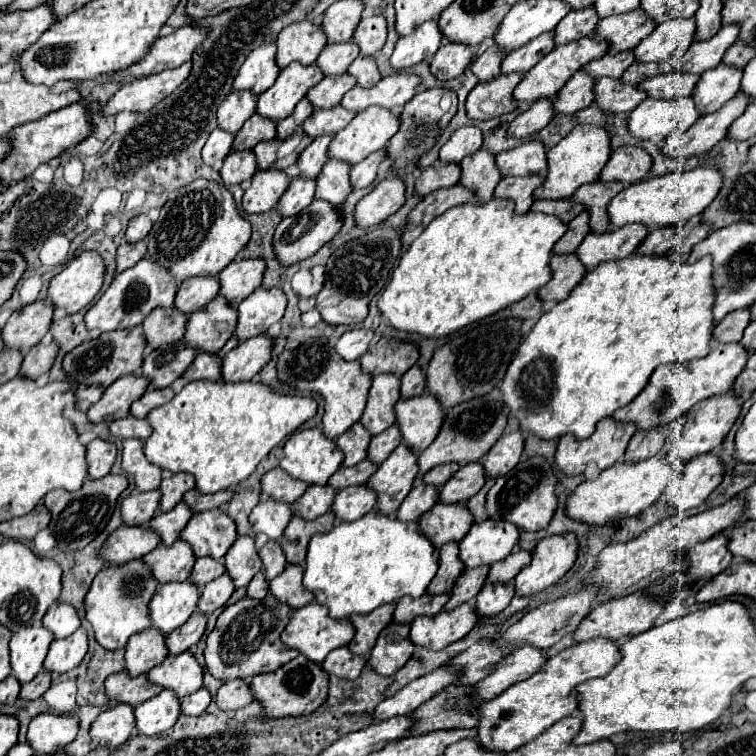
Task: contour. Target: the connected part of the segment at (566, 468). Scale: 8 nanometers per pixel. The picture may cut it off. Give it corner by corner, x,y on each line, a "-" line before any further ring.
613,416
601,420
597,424
597,430
593,436
577,442
577,438
569,438
569,434
565,438
559,438
559,446
557,446
557,454
555,454
555,464
559,466
559,470
563,470
565,474
583,474
587,470
587,466
595,464
599,470
605,470
609,466
613,466
615,462
623,460
625,456
625,446
629,444
631,436
635,434
637,426
627,424
627,422
617,422

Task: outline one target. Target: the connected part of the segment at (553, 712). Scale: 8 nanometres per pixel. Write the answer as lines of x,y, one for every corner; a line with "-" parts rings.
597,638
593,642
565,648
557,656
549,658
541,666
541,670
537,670
529,680
513,684
503,694
489,702
483,702
477,708
479,746
491,752
511,752
537,738
537,734
577,710
577,696
573,694
577,684
609,674
609,670
615,666
615,662
619,662
619,658
619,646
609,642
607,638

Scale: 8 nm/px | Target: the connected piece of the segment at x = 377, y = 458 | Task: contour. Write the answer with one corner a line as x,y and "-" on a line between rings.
389,426
387,430
383,430
381,434
373,436
371,444
369,444
369,454
367,458
375,464
381,464
399,444
401,444
401,432
399,432
399,426

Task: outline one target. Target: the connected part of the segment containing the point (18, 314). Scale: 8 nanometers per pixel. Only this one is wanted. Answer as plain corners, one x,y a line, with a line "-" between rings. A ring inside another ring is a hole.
35,300
13,312
3,328
5,346
29,352
51,326
55,306
49,300

